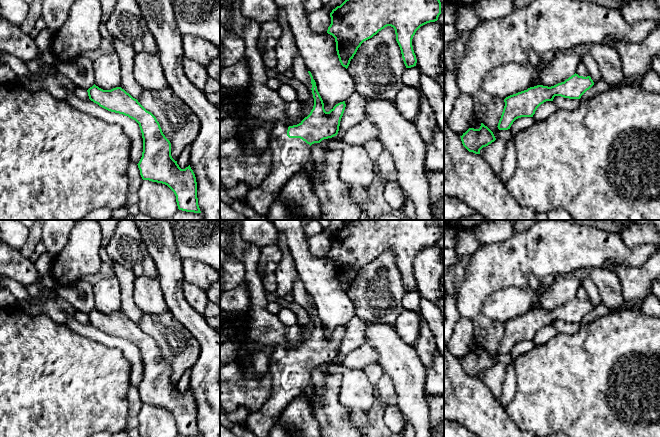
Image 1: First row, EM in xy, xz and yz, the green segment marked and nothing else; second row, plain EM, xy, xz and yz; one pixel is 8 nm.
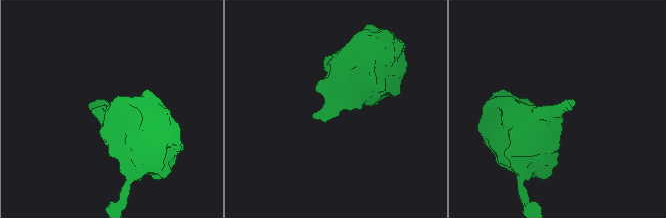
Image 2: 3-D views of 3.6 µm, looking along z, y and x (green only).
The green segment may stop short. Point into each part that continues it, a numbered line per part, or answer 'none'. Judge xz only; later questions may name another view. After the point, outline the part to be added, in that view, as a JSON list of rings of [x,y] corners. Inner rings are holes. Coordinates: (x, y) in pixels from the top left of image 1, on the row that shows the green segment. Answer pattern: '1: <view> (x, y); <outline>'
1: xz (289, 155); [[[281,121],[274,122],[269,136],[271,170],[260,186],[249,189],[244,198],[245,204],[259,215],[266,216],[288,180],[312,161],[311,146],[300,138],[289,138],[288,127]]]

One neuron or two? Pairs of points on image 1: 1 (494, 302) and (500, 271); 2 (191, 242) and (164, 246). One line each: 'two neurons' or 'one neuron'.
1: two neurons
2: two neurons

